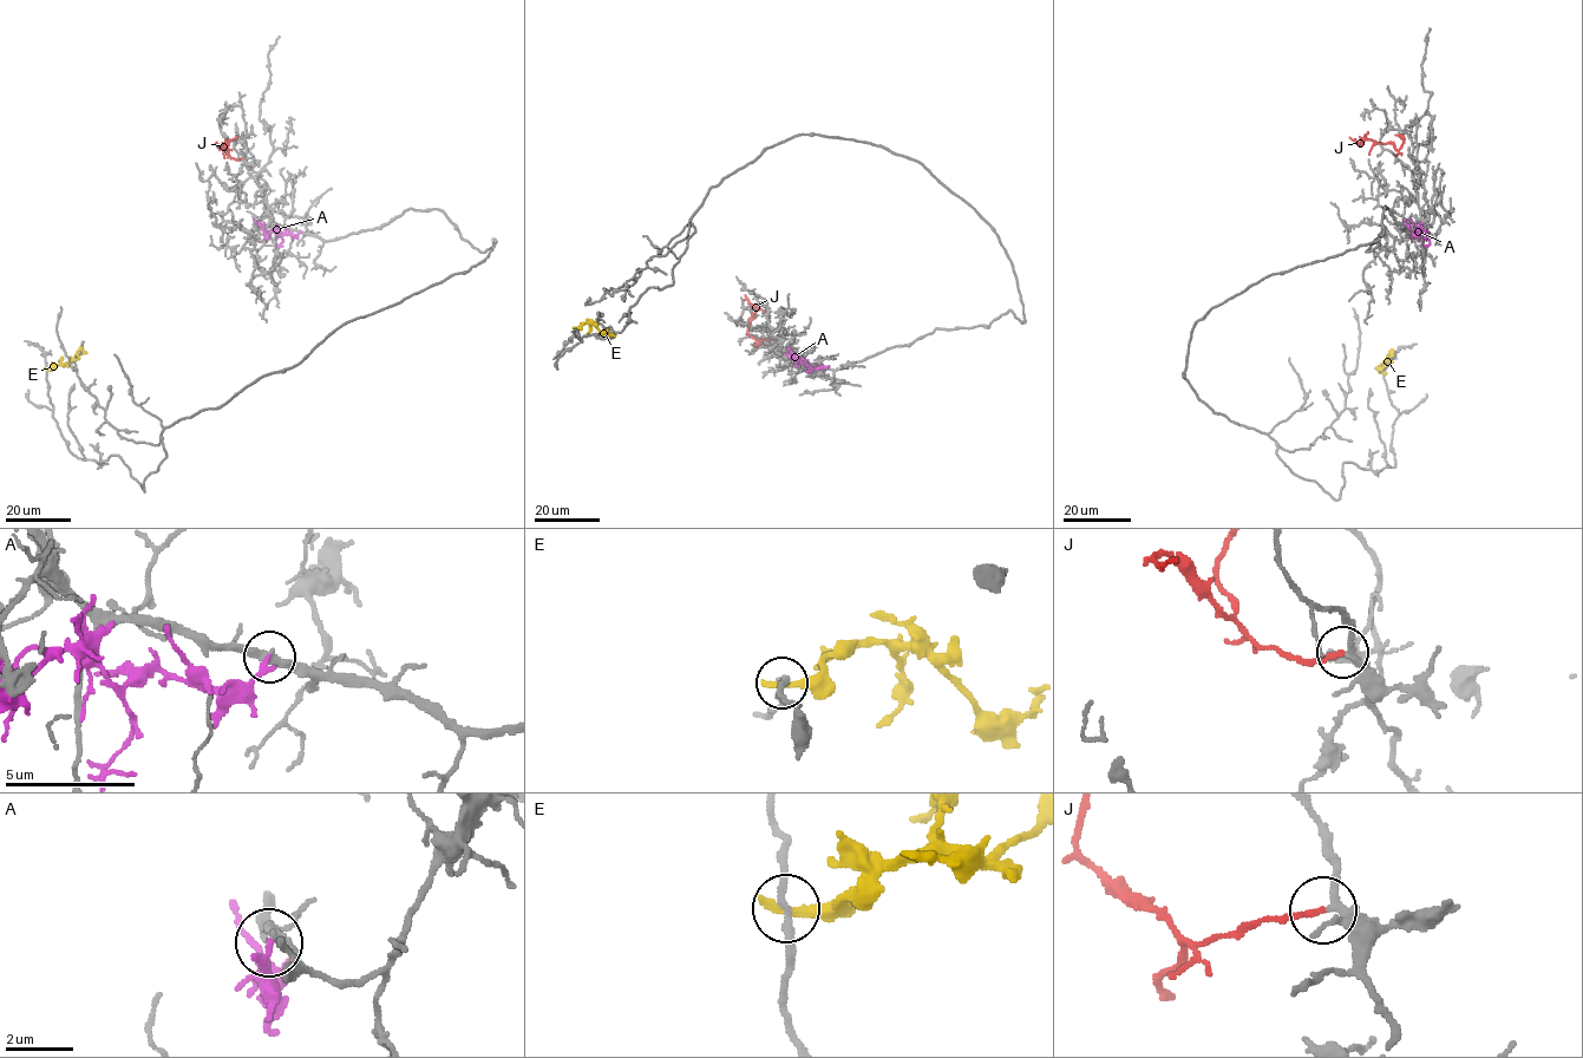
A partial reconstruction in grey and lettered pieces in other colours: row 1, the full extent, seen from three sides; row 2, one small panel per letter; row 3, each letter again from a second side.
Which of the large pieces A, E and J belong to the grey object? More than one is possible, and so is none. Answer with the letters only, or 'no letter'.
J

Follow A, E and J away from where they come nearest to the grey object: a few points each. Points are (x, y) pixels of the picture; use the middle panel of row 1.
A: (828, 367), (812, 369), (800, 363), (791, 347)
E: (575, 327), (592, 322), (601, 332), (615, 337)
J: (770, 338), (758, 341), (747, 332), (756, 308), (745, 294)

